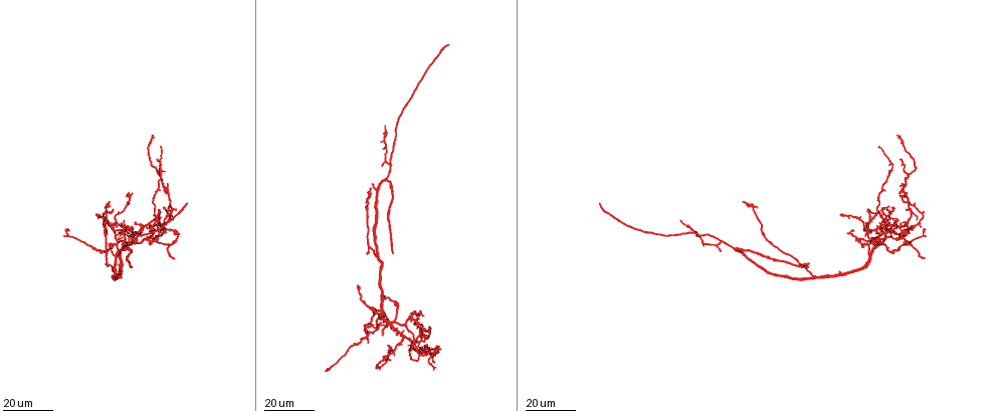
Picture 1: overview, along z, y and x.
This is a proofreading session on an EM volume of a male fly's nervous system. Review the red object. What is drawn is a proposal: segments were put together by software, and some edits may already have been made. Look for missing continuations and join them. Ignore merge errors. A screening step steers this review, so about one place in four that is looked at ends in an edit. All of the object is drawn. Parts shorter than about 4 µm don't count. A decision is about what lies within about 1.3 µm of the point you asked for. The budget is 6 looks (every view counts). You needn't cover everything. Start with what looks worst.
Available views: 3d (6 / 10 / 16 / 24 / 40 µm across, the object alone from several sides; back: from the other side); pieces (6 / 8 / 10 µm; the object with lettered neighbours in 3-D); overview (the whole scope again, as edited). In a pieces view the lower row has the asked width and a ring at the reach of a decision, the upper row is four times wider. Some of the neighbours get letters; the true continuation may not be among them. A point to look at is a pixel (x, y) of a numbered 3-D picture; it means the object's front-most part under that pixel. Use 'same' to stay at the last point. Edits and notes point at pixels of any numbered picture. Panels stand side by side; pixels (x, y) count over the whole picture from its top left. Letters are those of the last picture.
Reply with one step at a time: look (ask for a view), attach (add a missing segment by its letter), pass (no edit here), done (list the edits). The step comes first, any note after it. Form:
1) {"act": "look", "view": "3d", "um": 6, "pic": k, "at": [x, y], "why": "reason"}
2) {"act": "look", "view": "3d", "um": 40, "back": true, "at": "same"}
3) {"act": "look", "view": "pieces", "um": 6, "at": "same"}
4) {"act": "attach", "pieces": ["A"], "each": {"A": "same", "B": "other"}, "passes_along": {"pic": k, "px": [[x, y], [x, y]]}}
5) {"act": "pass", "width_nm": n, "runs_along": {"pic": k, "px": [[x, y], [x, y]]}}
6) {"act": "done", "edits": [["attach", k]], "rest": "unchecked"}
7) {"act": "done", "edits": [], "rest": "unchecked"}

{"act": "look", "view": "3d", "um": 16, "pic": 1, "at": [807, 266], "why": "branch stops here"}

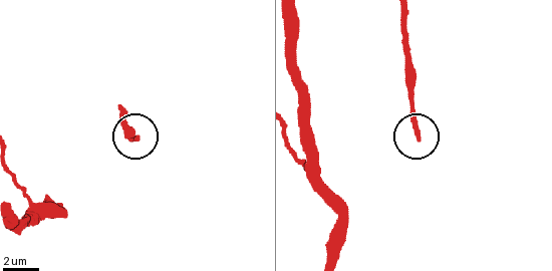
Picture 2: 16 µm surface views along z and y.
{"act": "look", "view": "3d", "um": 10, "pic": 2, "at": [417, 139]}

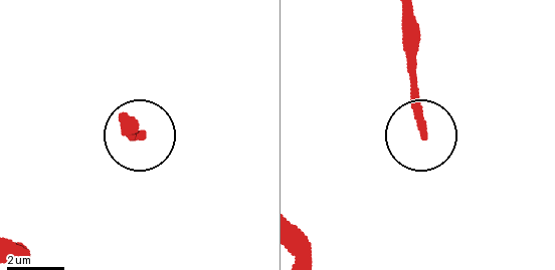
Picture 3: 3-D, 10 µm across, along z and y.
{"act": "look", "view": "pieces", "um": 10, "pic": 3, "at": [425, 136]}

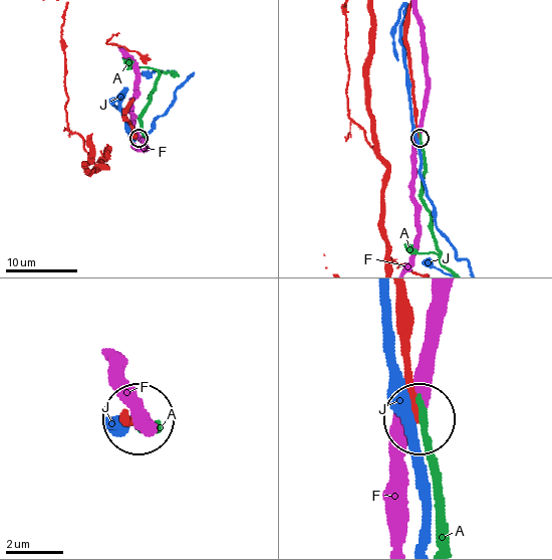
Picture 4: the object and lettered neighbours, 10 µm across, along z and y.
{"act": "pass", "width_nm": 240, "each": {"A": "other", "F": "other", "J": "other"}, "runs_along": {"pic": 4, "px": [[400, 295], [415, 414]]}, "found": "no lettered segment goes on from it"}

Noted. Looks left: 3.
{"act": "look", "view": "3d", "um": 24, "pic": 1, "at": [598, 202], "why": "long arm stops here"}

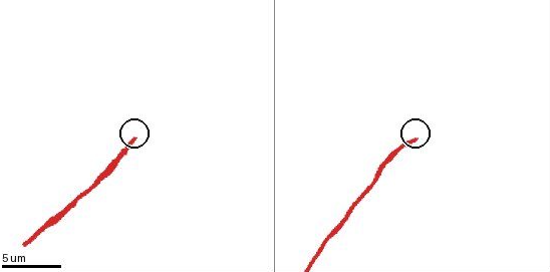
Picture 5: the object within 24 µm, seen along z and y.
{"act": "look", "view": "pieces", "um": 10, "pic": 5, "at": [133, 138]}

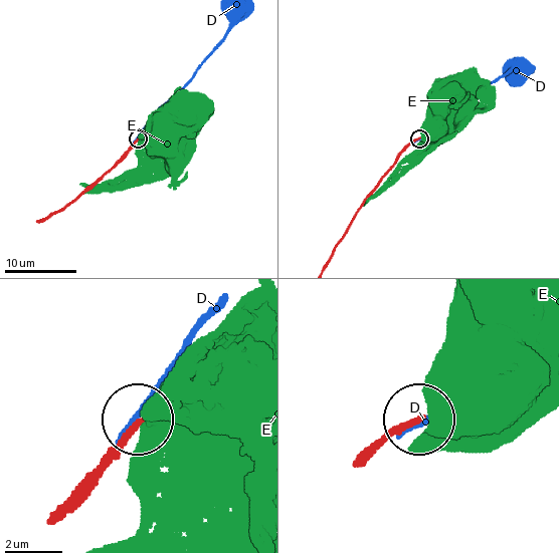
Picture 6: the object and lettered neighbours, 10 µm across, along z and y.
{"act": "pass", "each": {"D": "other", "E": "other"}, "runs_along": {"pic": 6, "px": [[341, 237], [366, 196], [398, 155], [417, 140]]}, "found": "no lettered segment goes on from it"}

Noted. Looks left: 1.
{"act": "done", "edits": [], "rest": "unchecked"}

